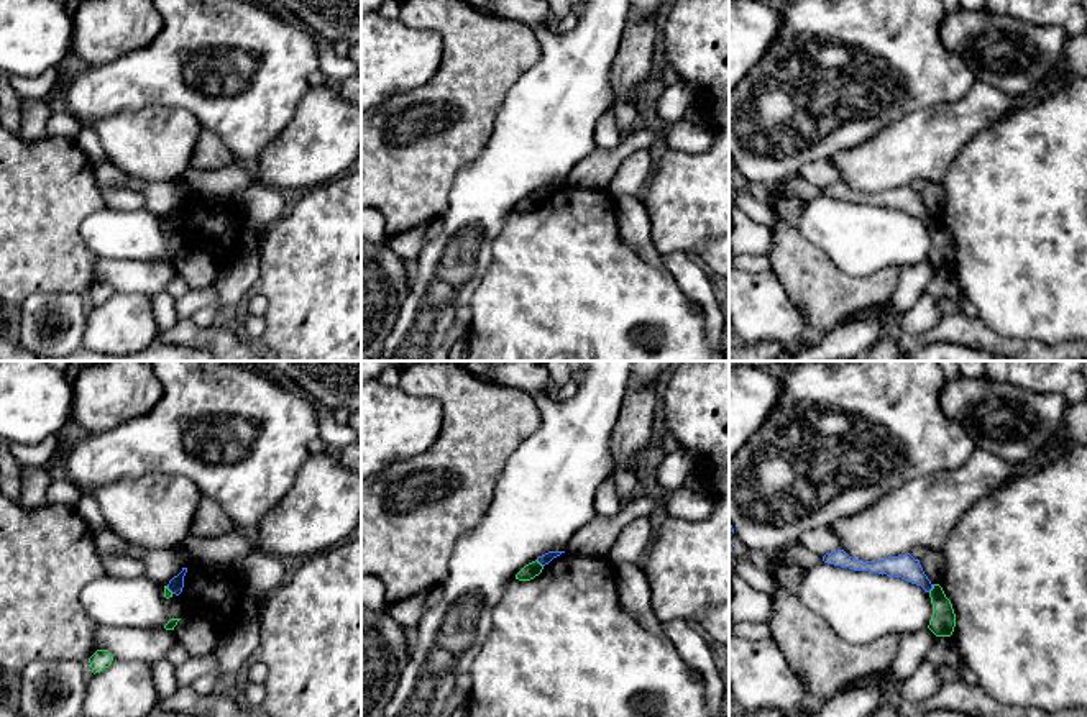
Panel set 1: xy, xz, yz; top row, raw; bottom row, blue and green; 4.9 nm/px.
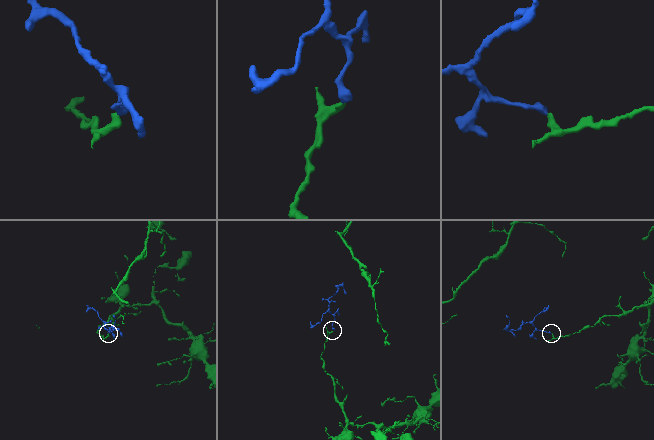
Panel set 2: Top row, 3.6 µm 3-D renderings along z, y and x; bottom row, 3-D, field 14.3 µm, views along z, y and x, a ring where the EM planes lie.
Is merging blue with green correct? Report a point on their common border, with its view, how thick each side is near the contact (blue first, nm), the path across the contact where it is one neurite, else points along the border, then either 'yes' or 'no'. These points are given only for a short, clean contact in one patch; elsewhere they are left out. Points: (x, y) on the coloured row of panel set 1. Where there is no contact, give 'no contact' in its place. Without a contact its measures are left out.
yz (931, 588) | 120/130 nm | along yz (935, 584), (928, 591) | no

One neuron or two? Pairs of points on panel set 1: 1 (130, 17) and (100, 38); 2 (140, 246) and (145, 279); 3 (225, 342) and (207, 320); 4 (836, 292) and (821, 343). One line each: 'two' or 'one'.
1: one
2: two
3: two
4: two

